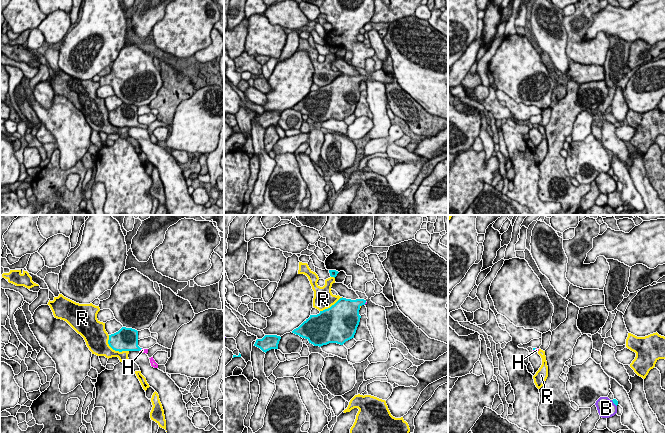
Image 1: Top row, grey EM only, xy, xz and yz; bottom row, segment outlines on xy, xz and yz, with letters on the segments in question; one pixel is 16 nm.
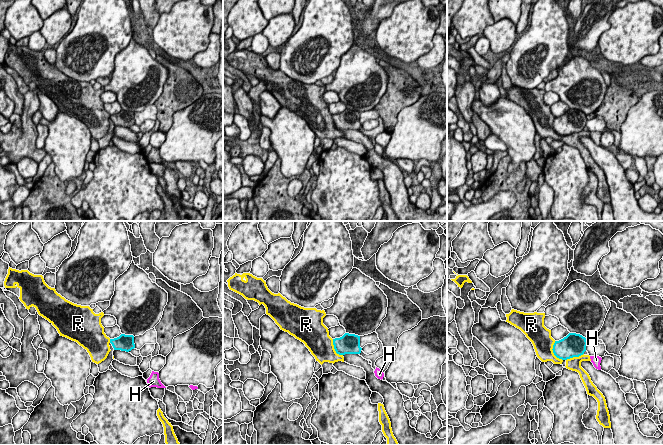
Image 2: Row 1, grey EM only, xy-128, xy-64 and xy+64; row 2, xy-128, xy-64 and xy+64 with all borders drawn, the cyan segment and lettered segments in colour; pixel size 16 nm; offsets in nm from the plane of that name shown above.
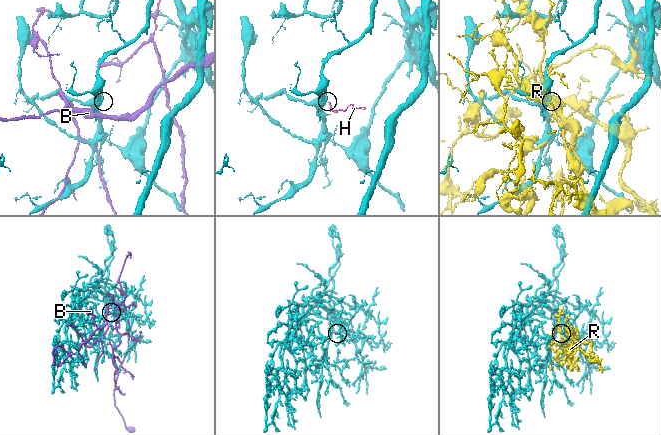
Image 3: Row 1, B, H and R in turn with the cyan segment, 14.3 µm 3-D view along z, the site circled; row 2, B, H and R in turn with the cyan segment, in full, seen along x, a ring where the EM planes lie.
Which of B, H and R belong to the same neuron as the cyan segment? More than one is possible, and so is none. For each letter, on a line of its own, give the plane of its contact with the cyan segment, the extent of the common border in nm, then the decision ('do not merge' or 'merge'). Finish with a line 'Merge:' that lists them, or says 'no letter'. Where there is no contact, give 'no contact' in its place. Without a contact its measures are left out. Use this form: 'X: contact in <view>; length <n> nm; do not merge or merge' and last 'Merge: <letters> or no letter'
B: contact in yz; length 140 nm; do not merge
H: contact in yz; length 70 nm; merge
R: contact in xy; length 420 nm; do not merge
Merge: H

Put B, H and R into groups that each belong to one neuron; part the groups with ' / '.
B / H / R

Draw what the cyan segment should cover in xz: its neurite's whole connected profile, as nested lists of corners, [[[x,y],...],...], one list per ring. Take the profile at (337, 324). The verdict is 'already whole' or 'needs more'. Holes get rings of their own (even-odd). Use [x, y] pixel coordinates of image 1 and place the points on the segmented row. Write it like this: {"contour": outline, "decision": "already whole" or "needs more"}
{"contour": [[[342,297],[330,308],[310,315],[292,333],[307,339],[314,346],[321,347],[329,343],[343,345],[354,338],[361,318],[359,310],[365,303],[364,299]]], "decision": "already whole"}

